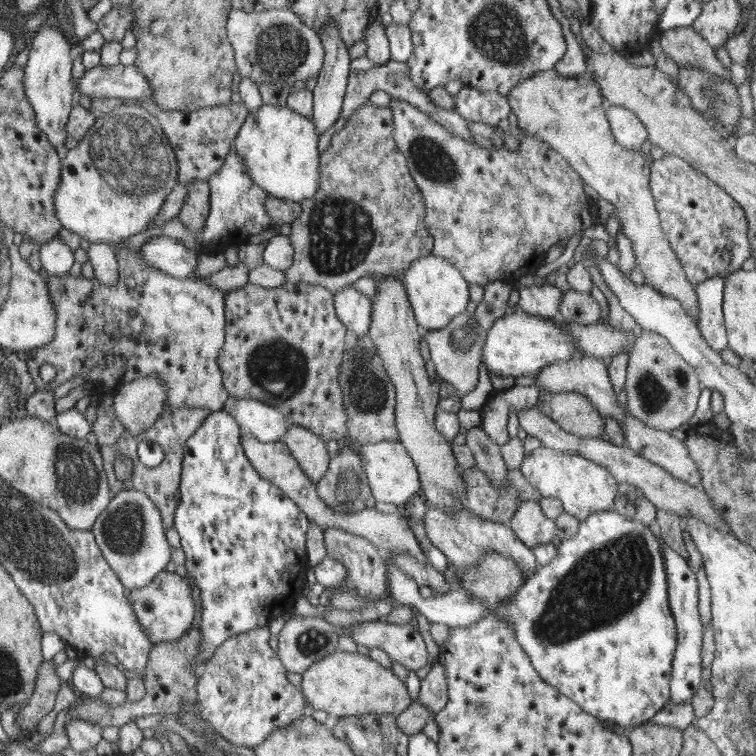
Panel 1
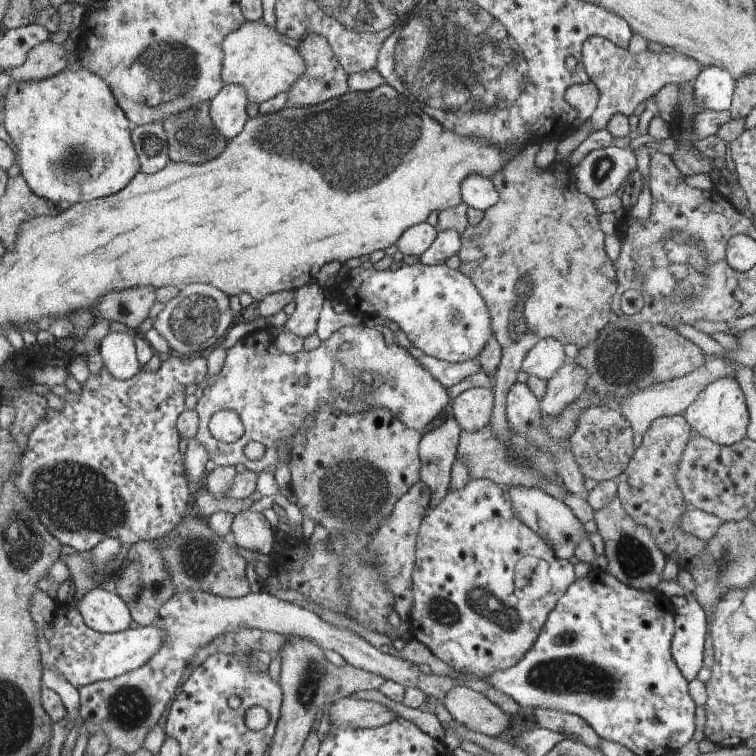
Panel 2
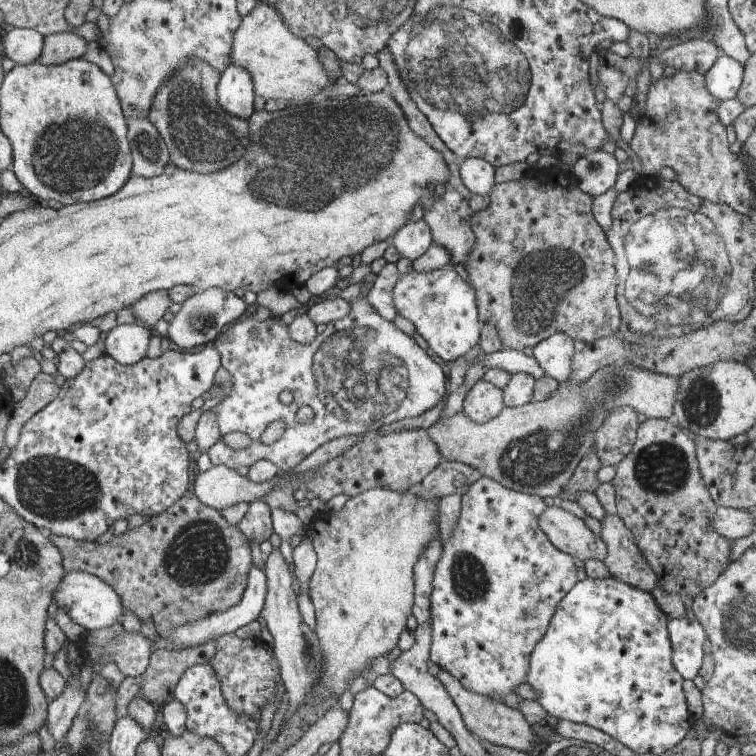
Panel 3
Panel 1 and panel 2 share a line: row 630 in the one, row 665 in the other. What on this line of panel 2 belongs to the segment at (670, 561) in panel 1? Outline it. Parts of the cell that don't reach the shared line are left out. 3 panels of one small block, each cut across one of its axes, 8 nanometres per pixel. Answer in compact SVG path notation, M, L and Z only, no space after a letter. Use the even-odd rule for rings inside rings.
M684 588L685 600L676 609L675 638L672 639L672 656L687 681L696 679L703 667L704 640L708 632L704 608L694 597L686 599L692 594Z

